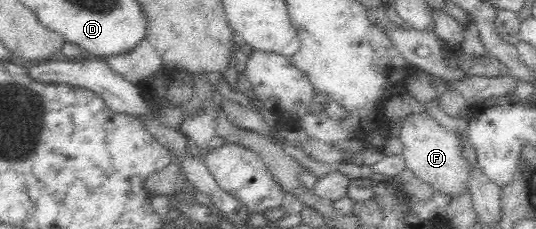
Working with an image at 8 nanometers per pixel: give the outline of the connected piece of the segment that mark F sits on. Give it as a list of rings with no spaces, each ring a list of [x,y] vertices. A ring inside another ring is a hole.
[[[409,113],[401,118],[398,125],[398,137],[401,141],[401,157],[406,169],[426,183],[433,183],[436,191],[447,191],[457,196],[467,189],[467,166],[459,154],[453,135],[450,135],[442,126],[427,113]]]

